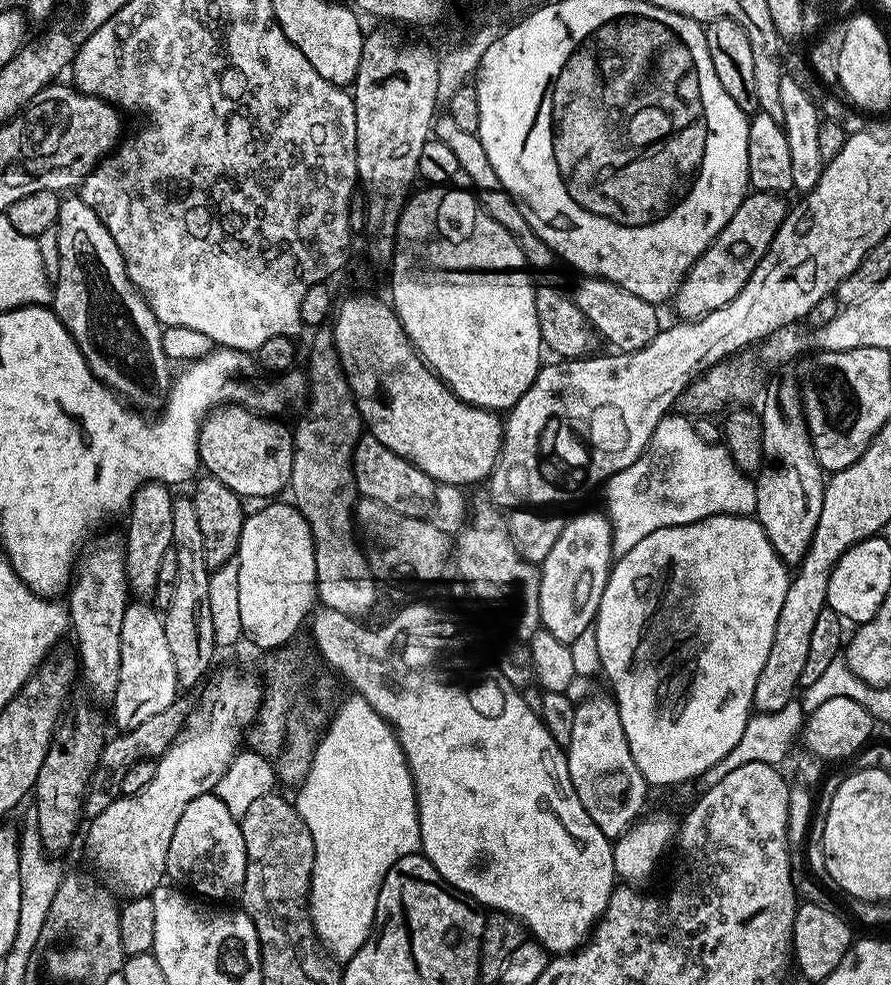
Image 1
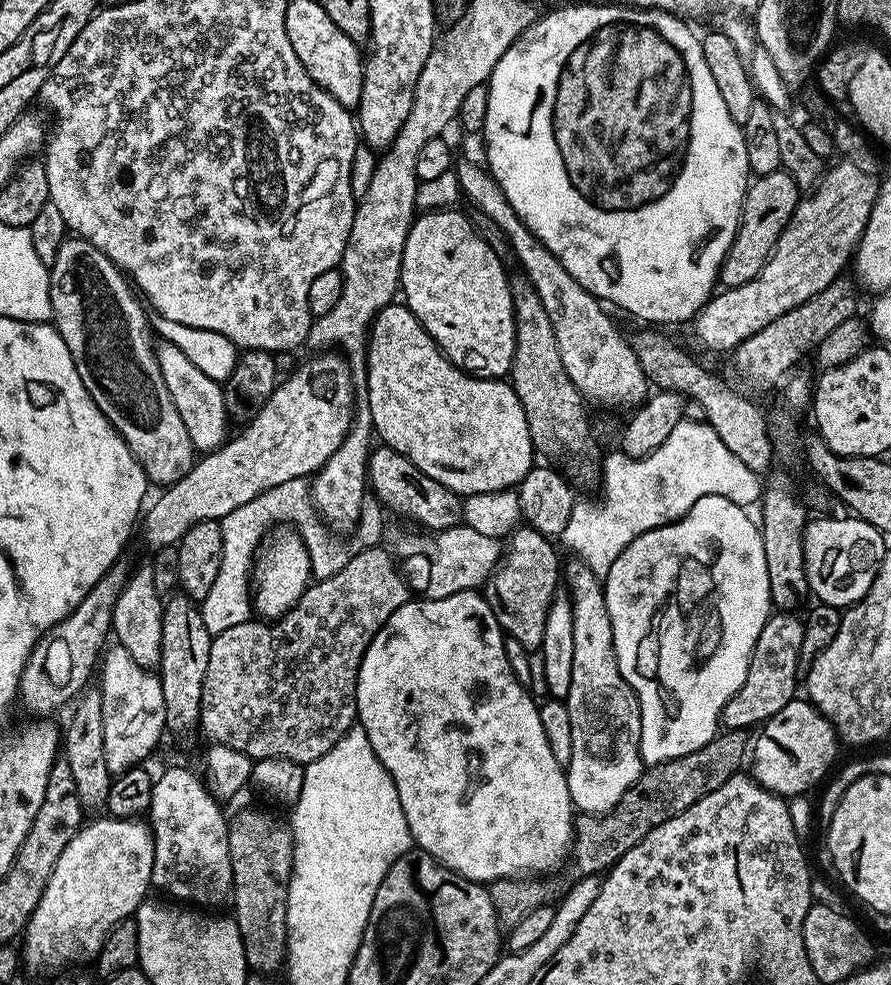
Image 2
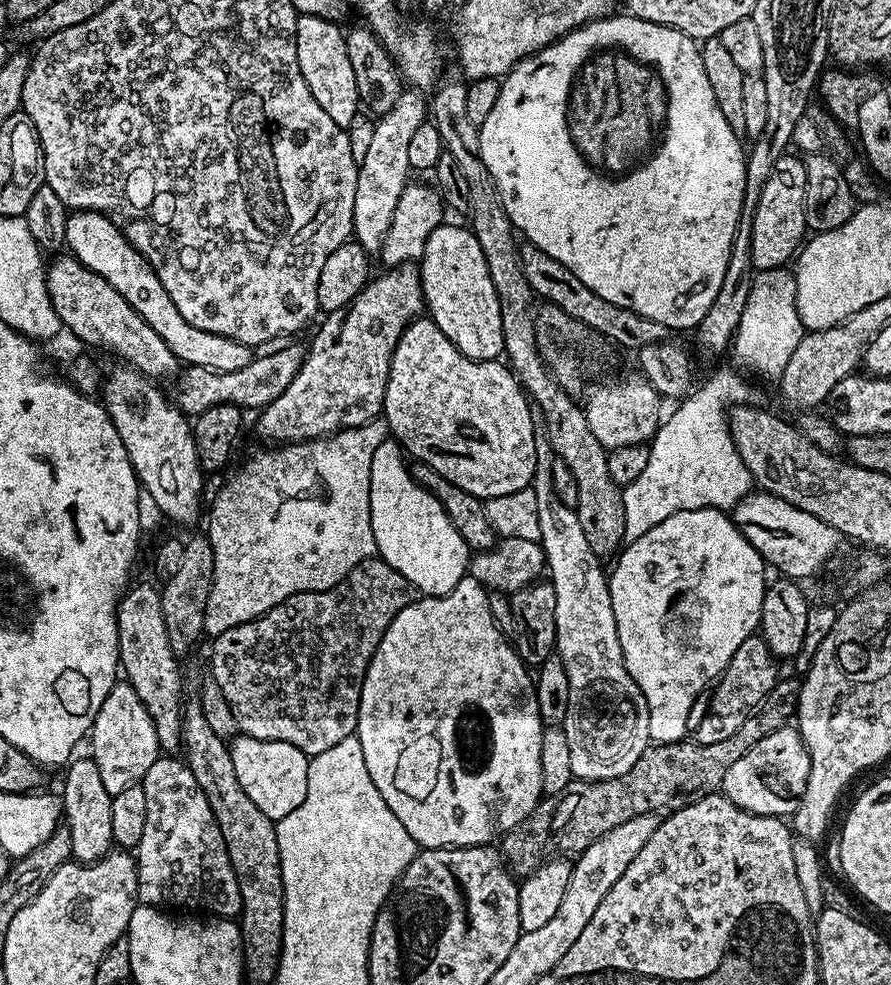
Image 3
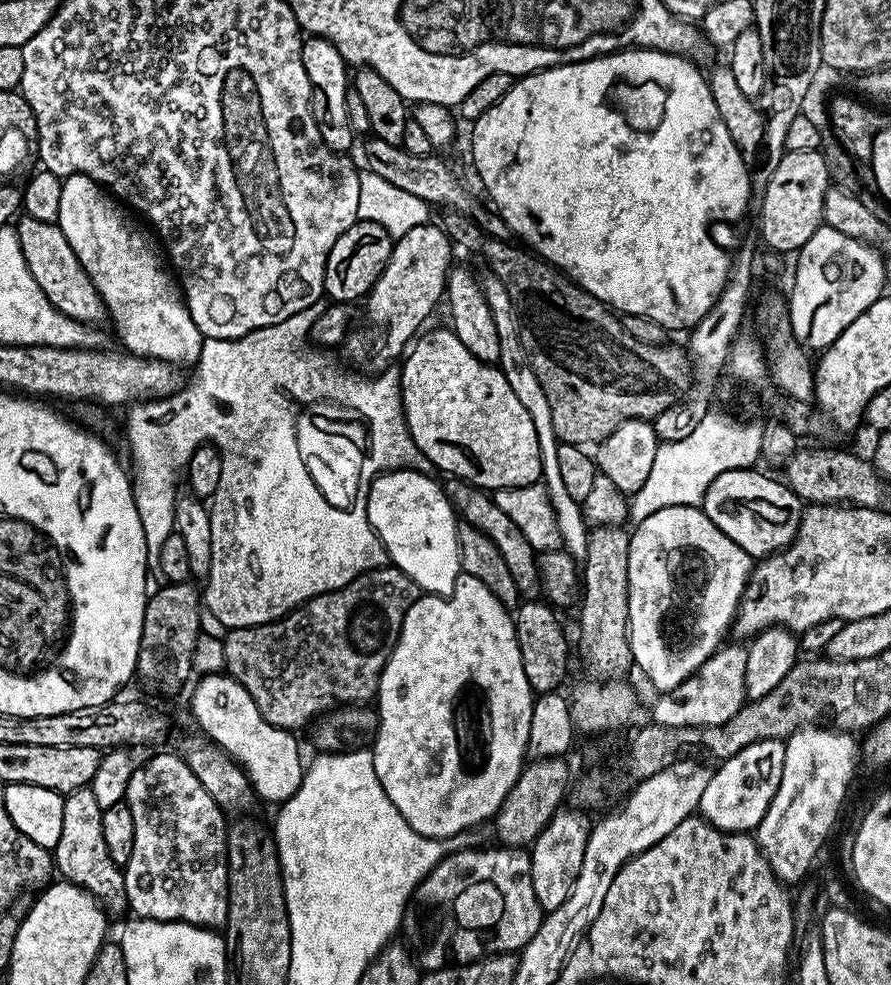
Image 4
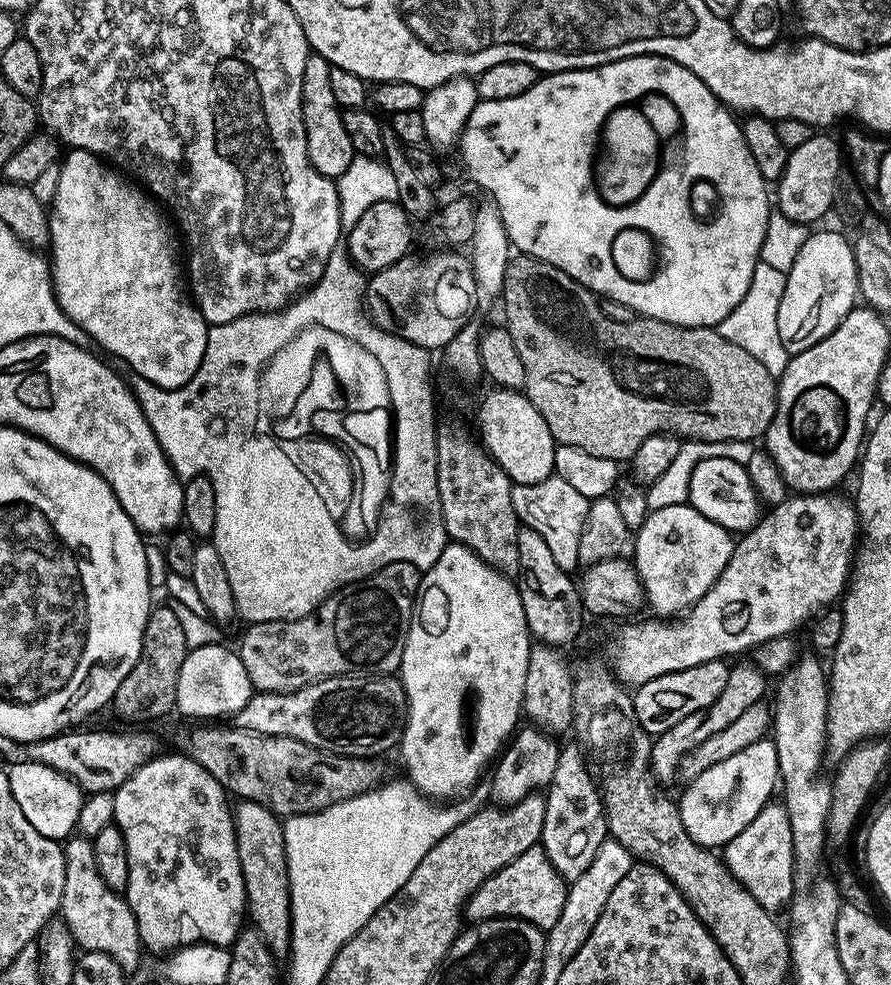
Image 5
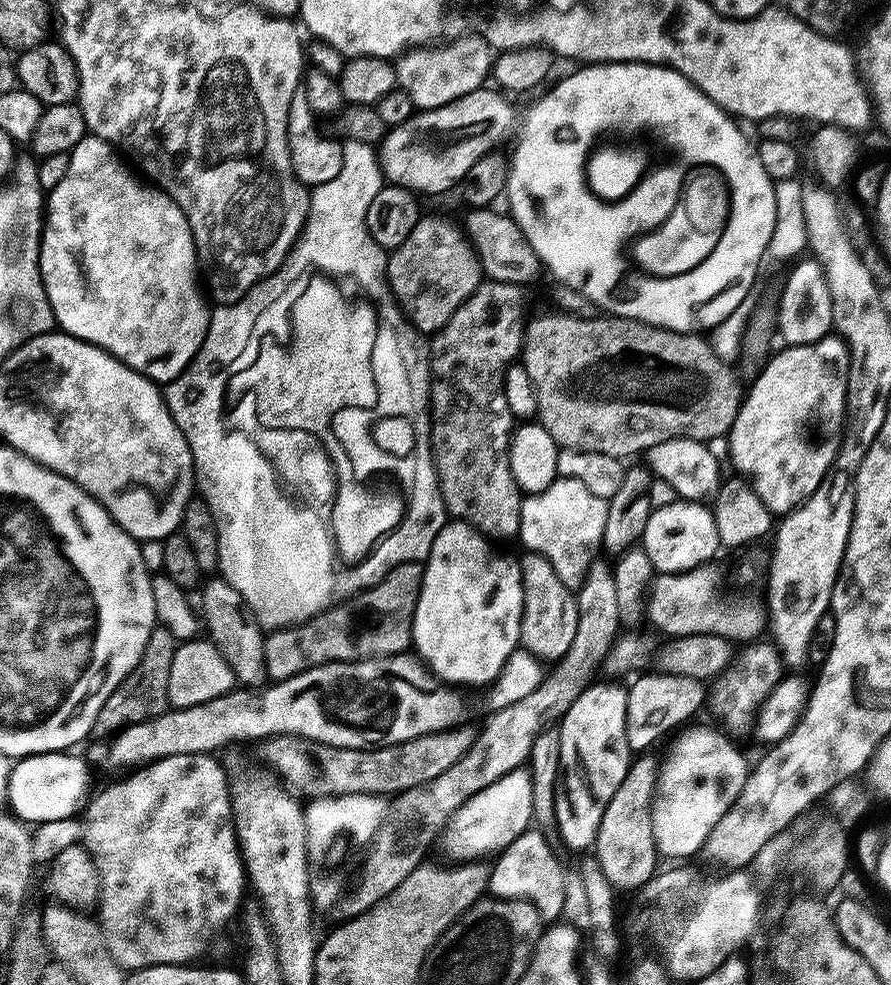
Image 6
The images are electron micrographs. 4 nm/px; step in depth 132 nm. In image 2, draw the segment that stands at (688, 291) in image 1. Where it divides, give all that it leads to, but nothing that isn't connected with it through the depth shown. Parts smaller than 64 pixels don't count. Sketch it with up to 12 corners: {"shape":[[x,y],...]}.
{"shape":[[787,171],[757,176],[720,267],[724,288],[758,275],[802,190]]}

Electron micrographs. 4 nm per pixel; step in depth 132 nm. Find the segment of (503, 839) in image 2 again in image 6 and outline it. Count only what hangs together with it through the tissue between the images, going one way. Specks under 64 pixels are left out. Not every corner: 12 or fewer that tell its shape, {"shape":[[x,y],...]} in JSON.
{"shape":[[464,520],[424,564],[412,644],[452,686],[499,681],[524,575]]}

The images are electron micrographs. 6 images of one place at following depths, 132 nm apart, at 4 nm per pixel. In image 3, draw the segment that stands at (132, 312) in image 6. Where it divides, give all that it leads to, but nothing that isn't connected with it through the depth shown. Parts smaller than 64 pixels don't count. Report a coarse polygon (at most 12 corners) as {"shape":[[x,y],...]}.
{"shape":[[101,212],[65,245],[130,302],[177,361],[233,372],[249,345],[190,326],[148,259]]}

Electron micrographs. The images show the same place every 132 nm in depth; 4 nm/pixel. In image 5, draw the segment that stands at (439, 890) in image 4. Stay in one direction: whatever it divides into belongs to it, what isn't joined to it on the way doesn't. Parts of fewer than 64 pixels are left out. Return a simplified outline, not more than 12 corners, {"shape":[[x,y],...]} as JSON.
{"shape":[[543,847],[518,854],[468,900],[469,921],[517,916],[547,930],[569,885]]}

